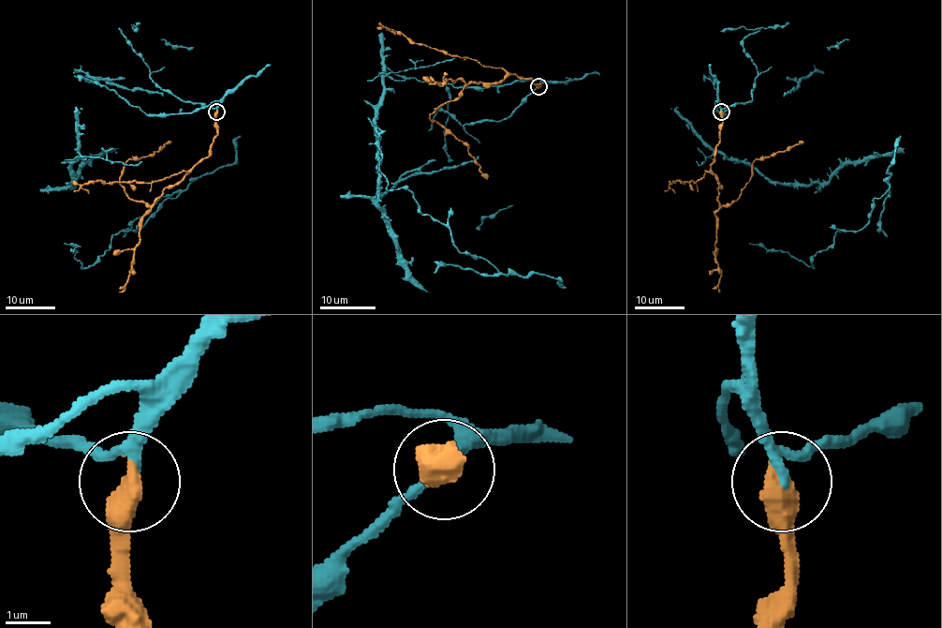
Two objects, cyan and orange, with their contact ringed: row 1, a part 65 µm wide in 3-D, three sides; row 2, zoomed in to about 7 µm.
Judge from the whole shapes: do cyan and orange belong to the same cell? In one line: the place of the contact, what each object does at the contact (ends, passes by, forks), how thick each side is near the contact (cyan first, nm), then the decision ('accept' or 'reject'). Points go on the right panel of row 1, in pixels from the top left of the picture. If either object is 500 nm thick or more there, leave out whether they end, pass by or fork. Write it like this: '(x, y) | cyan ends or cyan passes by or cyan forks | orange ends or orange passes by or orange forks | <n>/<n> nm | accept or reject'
(721, 112) | 190/550 nm | accept

